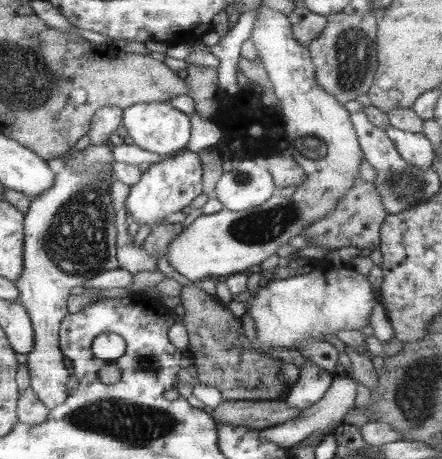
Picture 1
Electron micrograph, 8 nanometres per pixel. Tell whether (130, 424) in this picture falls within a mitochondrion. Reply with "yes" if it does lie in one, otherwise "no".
yes

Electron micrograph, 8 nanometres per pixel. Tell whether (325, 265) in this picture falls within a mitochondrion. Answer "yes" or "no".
no

